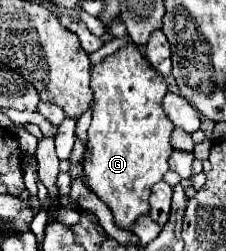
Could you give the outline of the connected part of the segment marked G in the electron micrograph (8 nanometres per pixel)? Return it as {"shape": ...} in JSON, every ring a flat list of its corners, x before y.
{"shape":[[128,43,126,47,108,55,102,63,96,63,92,67,90,89,94,93,94,107,92,125,88,129,88,151,82,167,88,177,90,189,112,209,116,225,122,229,130,229,140,215,150,213,150,189,154,183,162,181,164,173,168,171,168,157,172,153,170,133,174,125,168,121,160,107,164,95,168,93,168,85,164,77,152,69,152,65,140,53,138,45]]}

